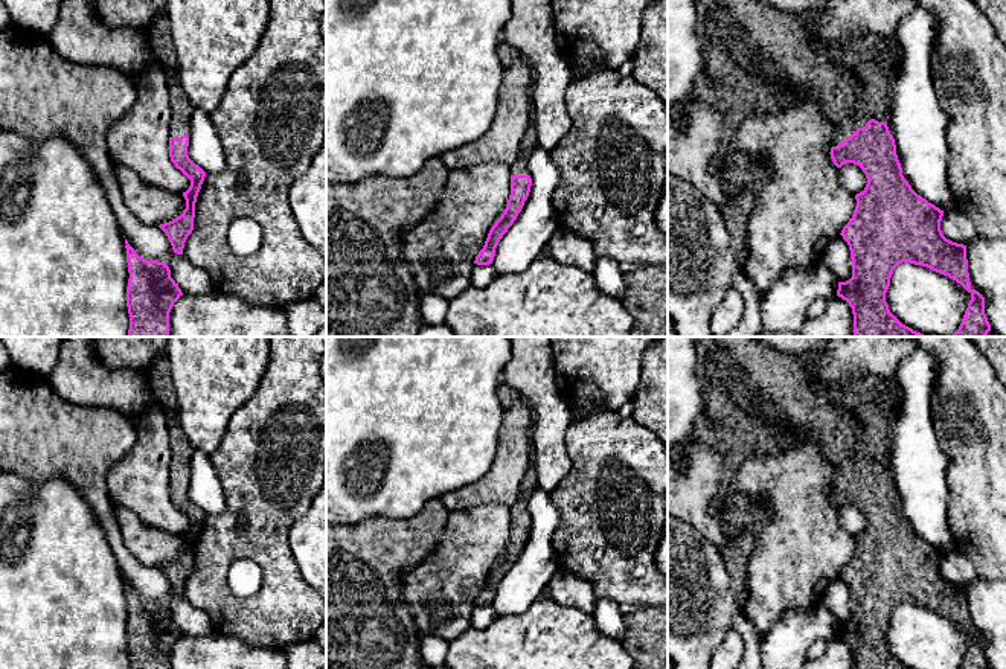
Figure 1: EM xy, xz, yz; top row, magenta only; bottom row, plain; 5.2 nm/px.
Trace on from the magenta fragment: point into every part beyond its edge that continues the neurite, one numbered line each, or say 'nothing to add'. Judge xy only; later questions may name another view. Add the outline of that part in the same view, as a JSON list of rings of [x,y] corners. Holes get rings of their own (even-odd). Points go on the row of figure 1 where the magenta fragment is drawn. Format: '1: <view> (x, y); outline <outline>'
1: xy (159, 31); outline [[[165,14],[154,17],[146,32],[154,59],[162,66],[169,88],[169,104],[172,108],[169,137],[191,136],[194,105],[178,81],[178,64],[168,17]]]

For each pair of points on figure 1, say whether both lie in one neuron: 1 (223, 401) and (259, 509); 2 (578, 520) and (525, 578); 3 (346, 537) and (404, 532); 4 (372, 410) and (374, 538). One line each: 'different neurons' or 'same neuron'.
1: different neurons
2: different neurons
3: same neuron
4: different neurons

